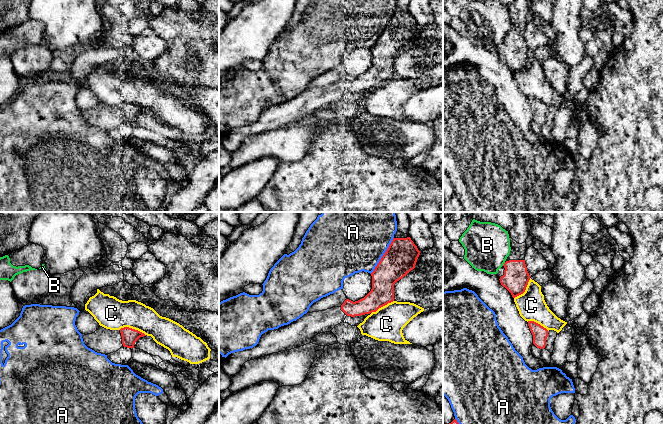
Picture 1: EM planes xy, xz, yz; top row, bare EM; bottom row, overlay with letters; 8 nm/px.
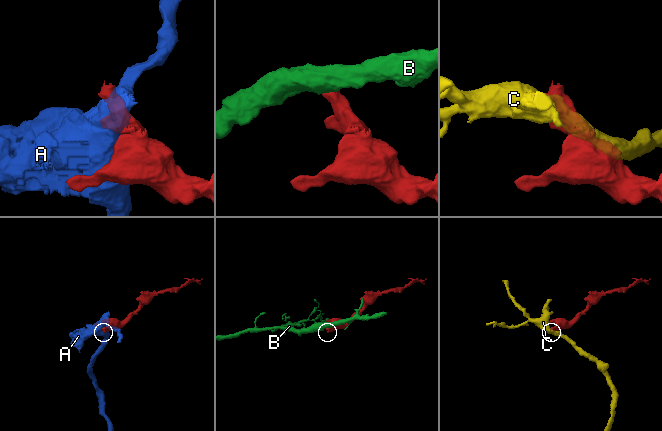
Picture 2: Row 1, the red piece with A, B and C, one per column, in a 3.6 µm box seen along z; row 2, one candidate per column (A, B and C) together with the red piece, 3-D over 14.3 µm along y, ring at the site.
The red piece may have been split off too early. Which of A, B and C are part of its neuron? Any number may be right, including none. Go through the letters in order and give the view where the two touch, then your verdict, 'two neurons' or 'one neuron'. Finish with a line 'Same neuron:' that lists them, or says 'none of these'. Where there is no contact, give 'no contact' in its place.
A: xz | two neurons
B: yz | two neurons
C: xy | two neurons
Same neuron: none of these

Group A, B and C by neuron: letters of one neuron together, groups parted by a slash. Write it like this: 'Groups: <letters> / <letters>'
Groups: A / B / C

